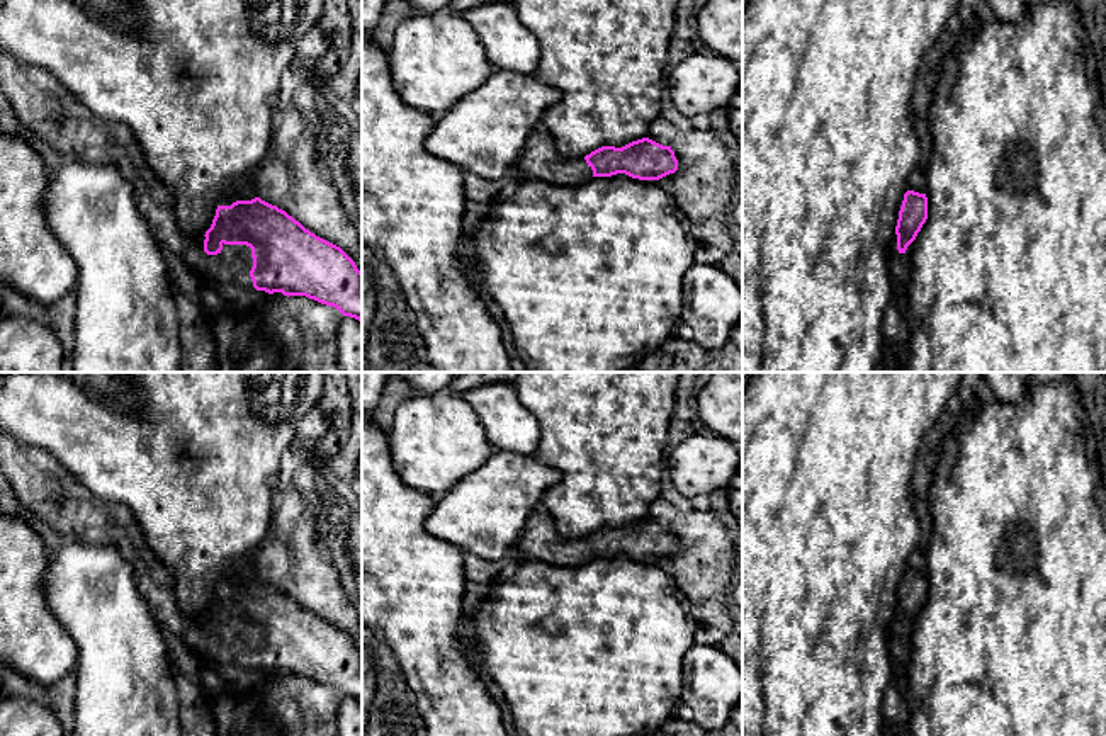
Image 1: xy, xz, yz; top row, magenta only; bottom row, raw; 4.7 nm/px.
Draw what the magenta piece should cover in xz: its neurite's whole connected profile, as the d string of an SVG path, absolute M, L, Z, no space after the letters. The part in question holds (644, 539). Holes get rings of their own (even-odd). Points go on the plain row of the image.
M537 510L515 544L523 561L545 561L552 564L583 564L591 558L625 554L639 561L659 561L678 551L671 527L649 518L632 522L622 529L601 527L584 539L564 539L554 520Z

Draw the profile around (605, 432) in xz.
M520 372L513 386L520 403L537 418L540 439L535 457L556 467L562 479L549 488L540 510L567 541L584 539L601 527L622 529L647 518L651 503L668 478L666 445L674 422L680 372Z

